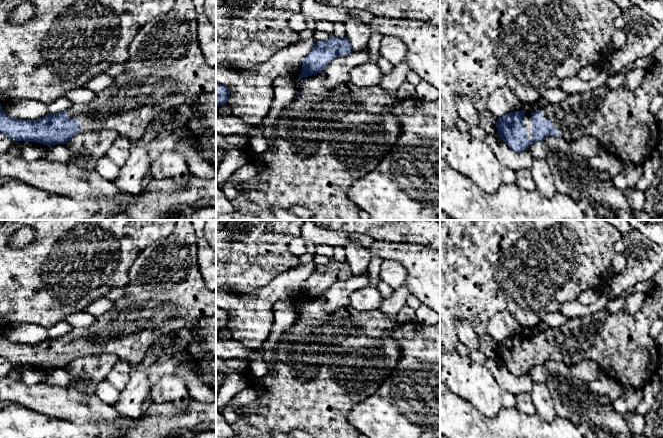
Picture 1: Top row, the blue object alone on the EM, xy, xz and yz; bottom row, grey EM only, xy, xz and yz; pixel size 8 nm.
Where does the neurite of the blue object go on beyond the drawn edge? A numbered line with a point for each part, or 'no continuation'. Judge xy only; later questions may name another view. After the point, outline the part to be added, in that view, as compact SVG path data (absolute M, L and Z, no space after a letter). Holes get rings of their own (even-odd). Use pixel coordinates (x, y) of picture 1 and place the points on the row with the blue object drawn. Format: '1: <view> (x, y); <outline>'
1: xy (165, 68); M176 0L174 7L166 14L158 16L148 21L137 33L134 39L131 41L128 48L128 59L125 62L125 70L119 77L114 78L114 82L106 88L104 91L96 95L95 99L89 103L73 103L67 110L67 114L71 120L77 120L80 124L80 133L110 129L119 133L120 136L128 139L131 144L139 141L144 135L149 123L159 116L162 112L169 112L176 109L179 105L184 104L189 99L202 95L204 93L216 93L216 68L209 66L202 54L202 50L198 41L197 33L197 13L192 0Z

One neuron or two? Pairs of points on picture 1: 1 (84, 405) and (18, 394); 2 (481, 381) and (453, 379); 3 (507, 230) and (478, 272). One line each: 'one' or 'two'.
1: one
2: one
3: one

